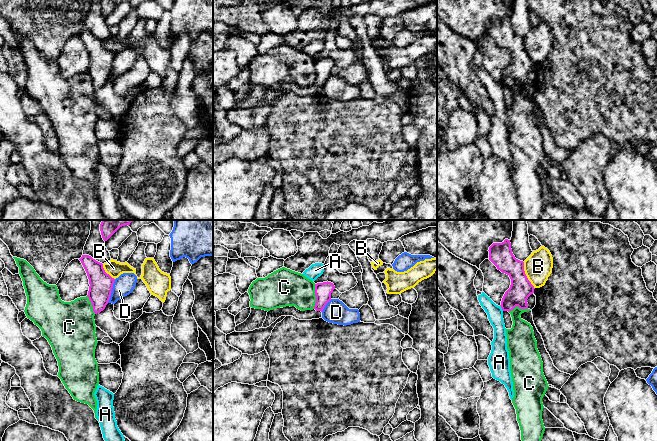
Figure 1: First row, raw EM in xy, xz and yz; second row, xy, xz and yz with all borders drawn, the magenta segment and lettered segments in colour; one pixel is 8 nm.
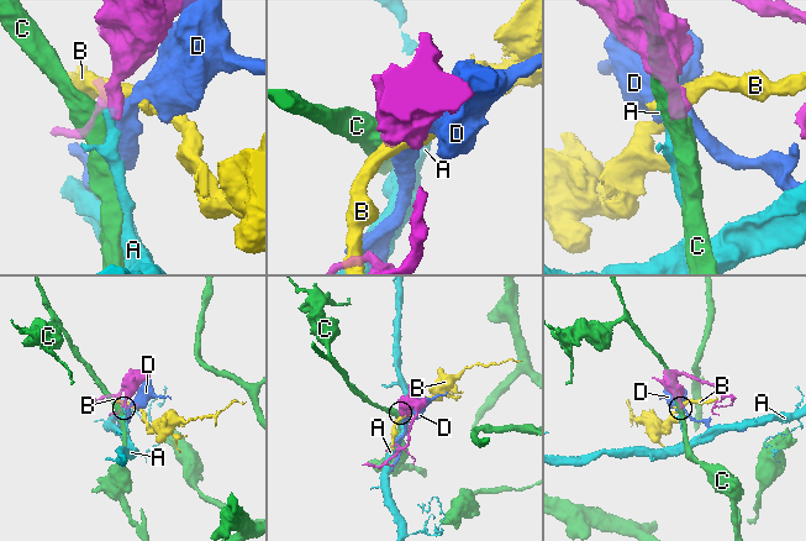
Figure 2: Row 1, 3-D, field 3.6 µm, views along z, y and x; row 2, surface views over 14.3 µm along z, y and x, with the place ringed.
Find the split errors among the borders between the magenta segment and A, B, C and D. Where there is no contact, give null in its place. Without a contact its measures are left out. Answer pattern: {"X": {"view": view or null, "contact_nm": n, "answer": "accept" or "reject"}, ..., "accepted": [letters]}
{"A": {"view": "yz", "contact_nm": 50, "answer": "reject"}, "B": {"view": "yz", "contact_nm": 240, "answer": "reject"}, "C": {"view": "xz", "contact_nm": 200, "answer": "reject"}, "D": {"view": "xy", "contact_nm": 200, "answer": "reject"}, "accepted": []}

